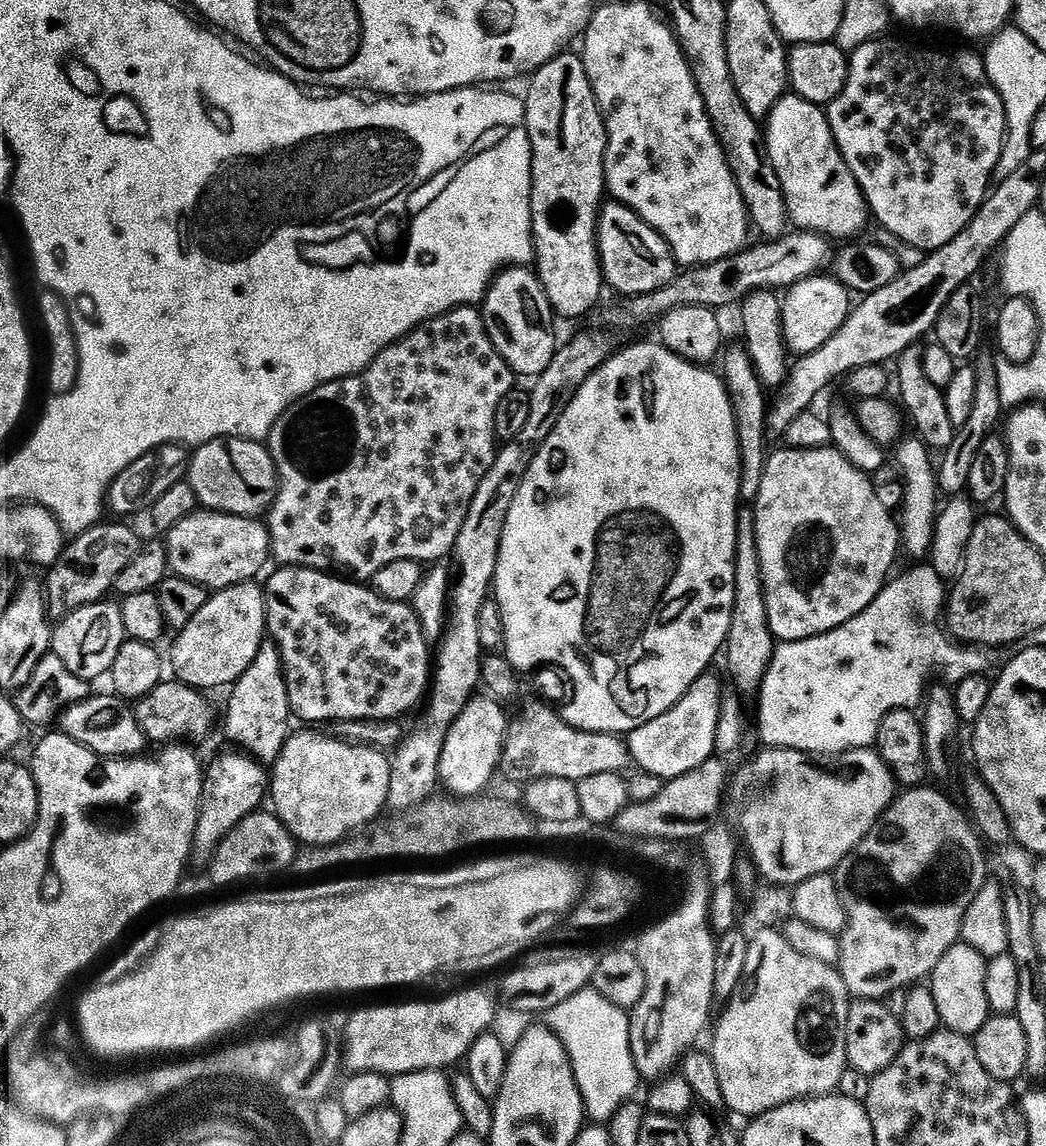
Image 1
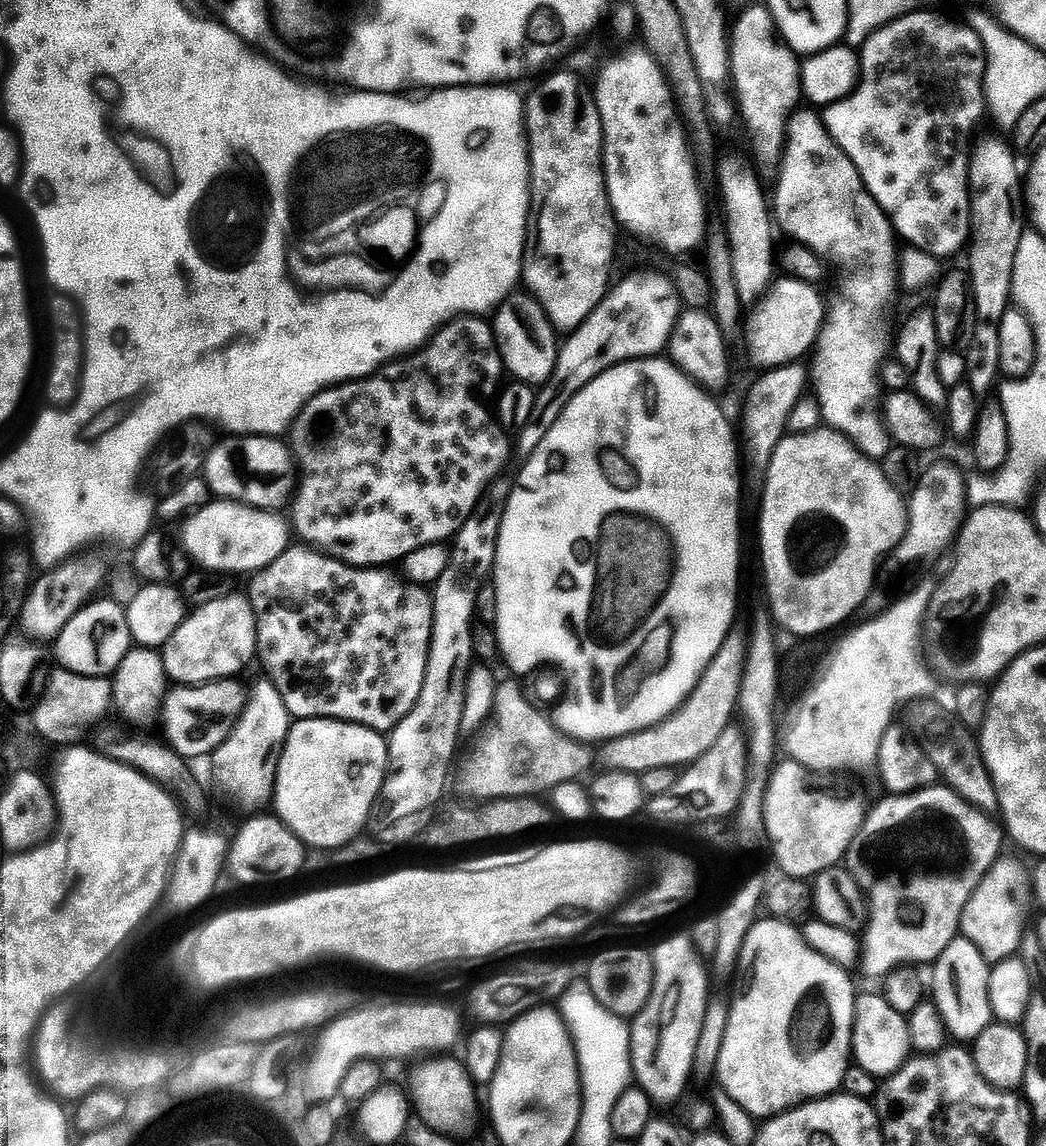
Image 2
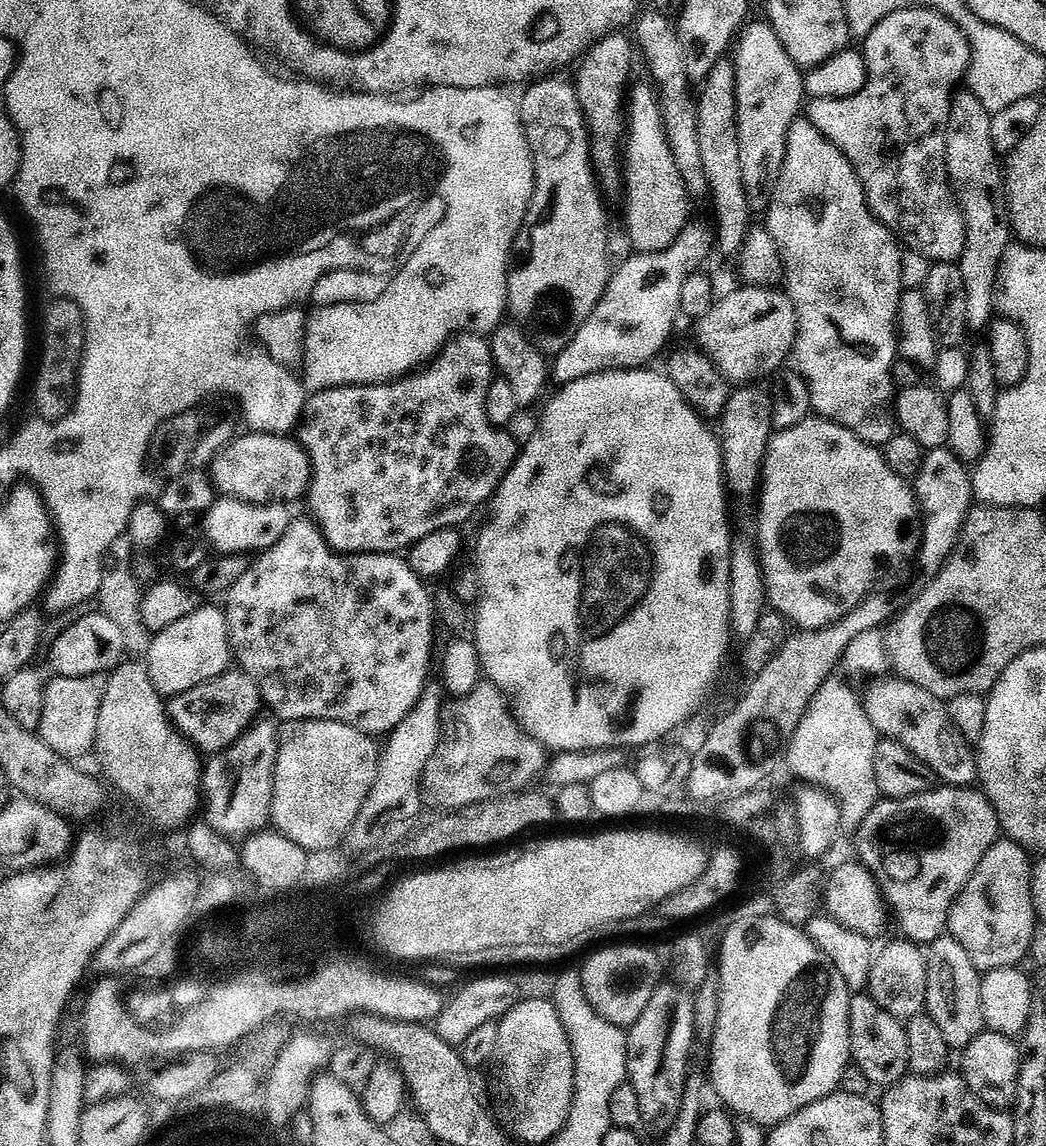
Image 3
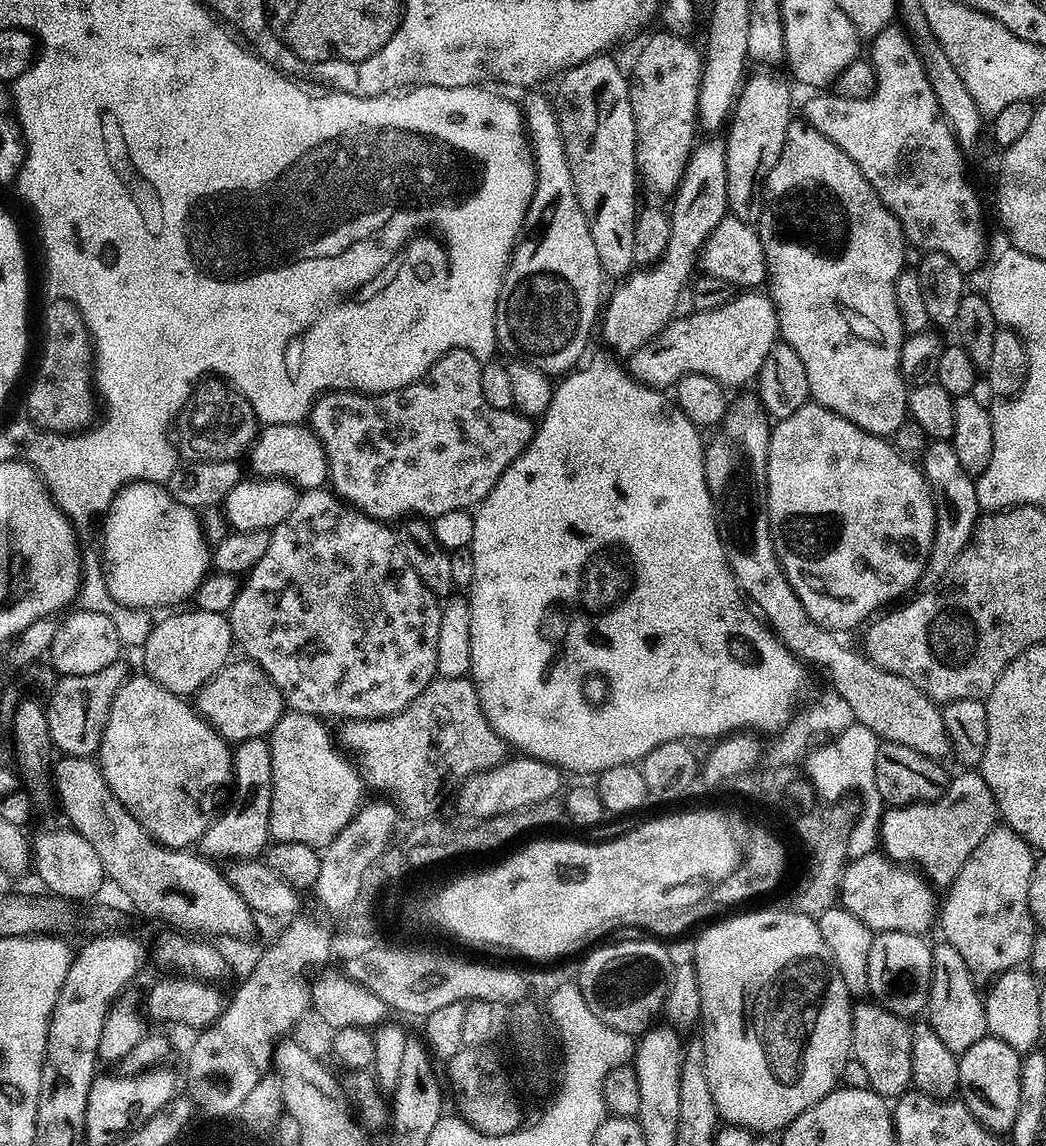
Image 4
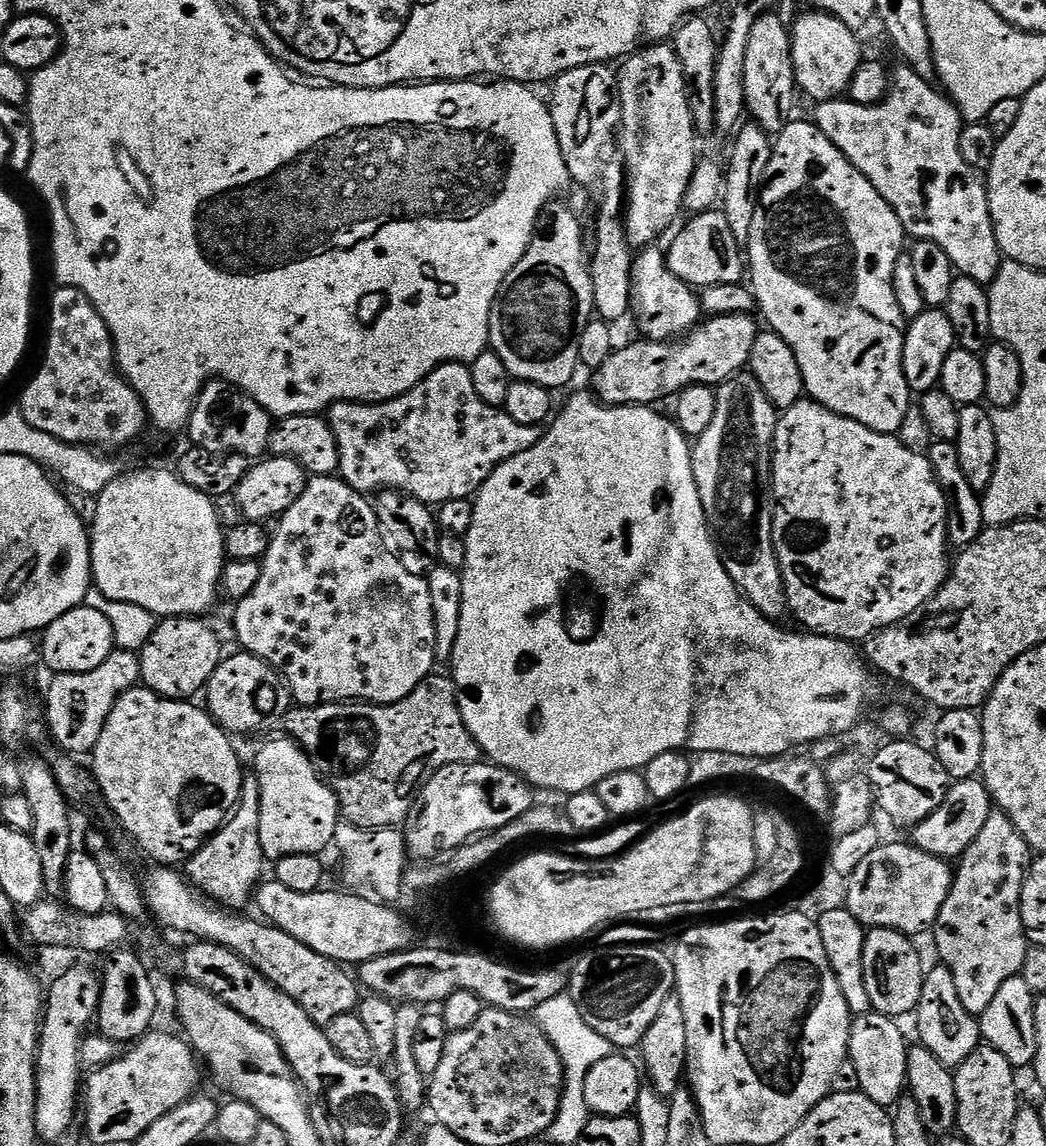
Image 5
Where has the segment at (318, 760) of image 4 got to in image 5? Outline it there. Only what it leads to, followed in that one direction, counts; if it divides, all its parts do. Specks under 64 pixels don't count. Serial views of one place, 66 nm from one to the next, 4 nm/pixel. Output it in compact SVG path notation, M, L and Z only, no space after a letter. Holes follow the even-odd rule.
M291 738L284 740L268 740L260 748L256 756L254 775L260 781L260 841L265 857L275 862L285 856L314 856L323 853L323 848L333 843L336 838L336 825L341 823L340 803L336 801L336 793L331 790L324 792L308 792L308 784L320 784L322 777L316 767L308 759L307 752Z

